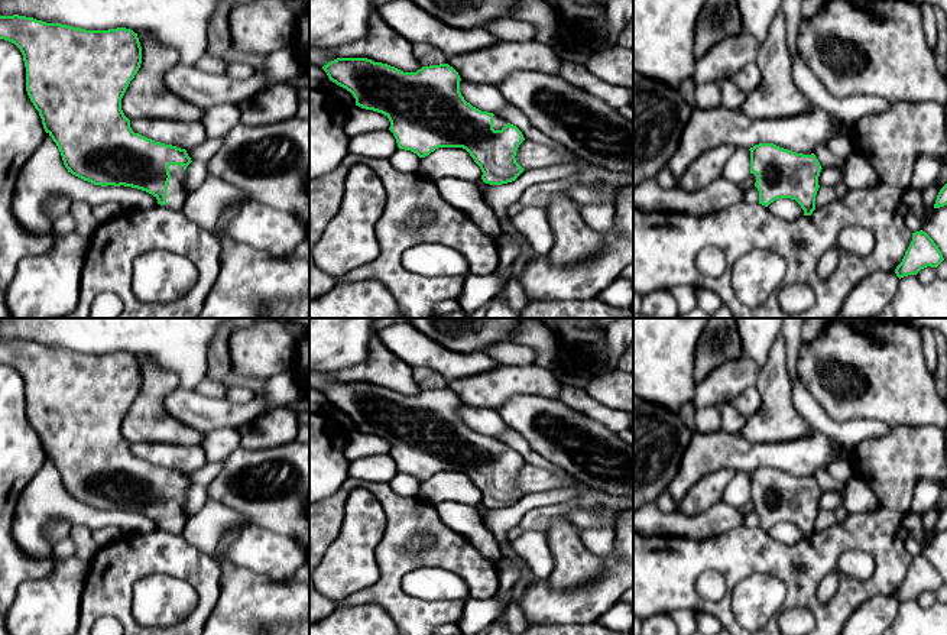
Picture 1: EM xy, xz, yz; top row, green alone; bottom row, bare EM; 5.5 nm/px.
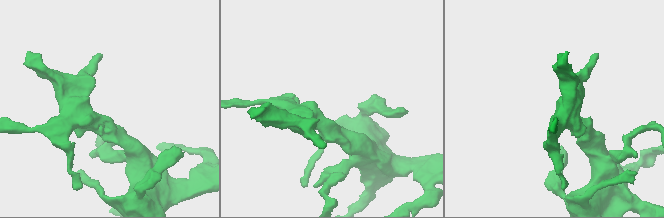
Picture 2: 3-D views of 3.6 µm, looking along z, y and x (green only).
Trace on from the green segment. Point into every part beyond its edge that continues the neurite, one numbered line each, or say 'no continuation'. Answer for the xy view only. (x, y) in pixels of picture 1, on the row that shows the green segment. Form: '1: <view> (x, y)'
1: xy (175, 197)

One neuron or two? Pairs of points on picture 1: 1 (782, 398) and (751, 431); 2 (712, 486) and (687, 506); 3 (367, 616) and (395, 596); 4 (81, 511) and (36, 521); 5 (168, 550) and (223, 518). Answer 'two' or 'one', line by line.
1: one
2: one
3: two
4: one
5: two

